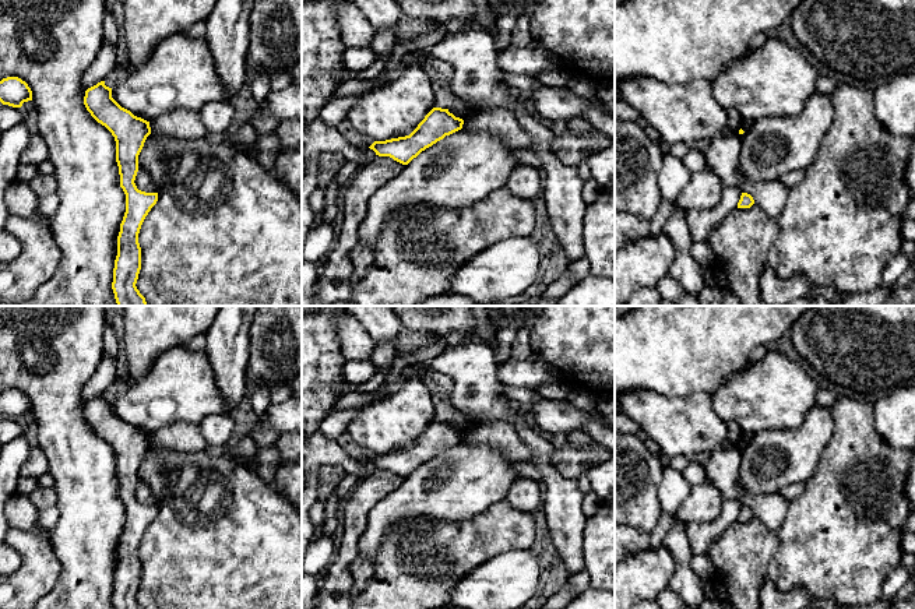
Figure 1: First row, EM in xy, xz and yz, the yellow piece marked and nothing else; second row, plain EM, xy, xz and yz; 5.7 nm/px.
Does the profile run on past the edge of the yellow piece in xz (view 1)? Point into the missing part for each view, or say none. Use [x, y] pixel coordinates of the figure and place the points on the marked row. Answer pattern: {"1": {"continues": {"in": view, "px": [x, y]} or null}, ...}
{"1": {"continues": null}}

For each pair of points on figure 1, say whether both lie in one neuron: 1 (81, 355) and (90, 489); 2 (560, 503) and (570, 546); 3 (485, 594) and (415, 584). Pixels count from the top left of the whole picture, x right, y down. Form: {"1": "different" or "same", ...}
{"1": "same", "2": "same", "3": "different"}

